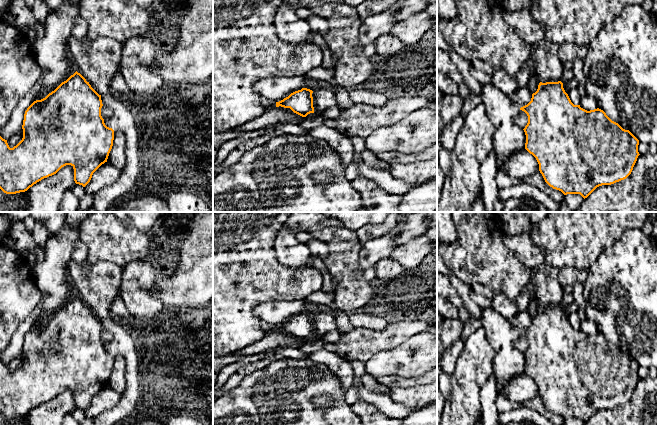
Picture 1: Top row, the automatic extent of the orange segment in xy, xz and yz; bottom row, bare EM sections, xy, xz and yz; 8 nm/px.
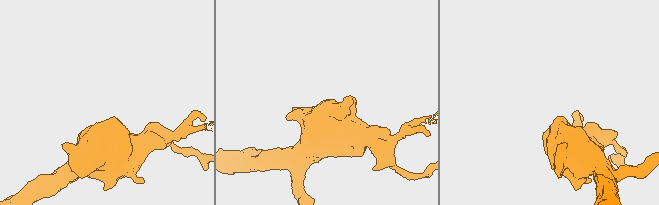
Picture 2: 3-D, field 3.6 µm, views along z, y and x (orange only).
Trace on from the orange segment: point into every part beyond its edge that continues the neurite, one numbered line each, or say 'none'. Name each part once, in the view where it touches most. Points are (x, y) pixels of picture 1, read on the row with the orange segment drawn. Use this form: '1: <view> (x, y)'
none

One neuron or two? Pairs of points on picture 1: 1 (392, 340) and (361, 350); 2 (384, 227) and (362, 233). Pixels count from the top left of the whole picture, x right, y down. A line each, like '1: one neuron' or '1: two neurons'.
1: one neuron
2: one neuron

